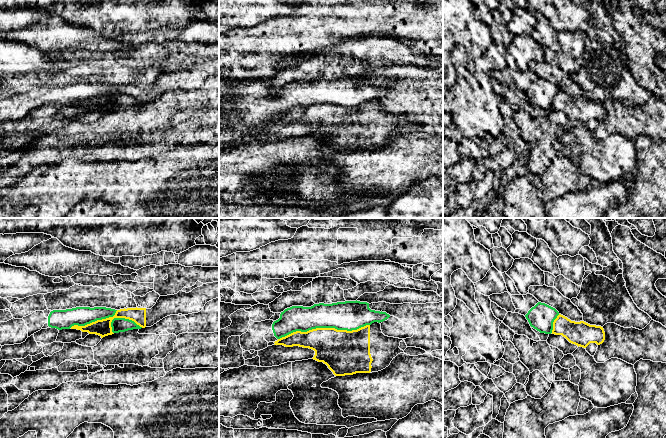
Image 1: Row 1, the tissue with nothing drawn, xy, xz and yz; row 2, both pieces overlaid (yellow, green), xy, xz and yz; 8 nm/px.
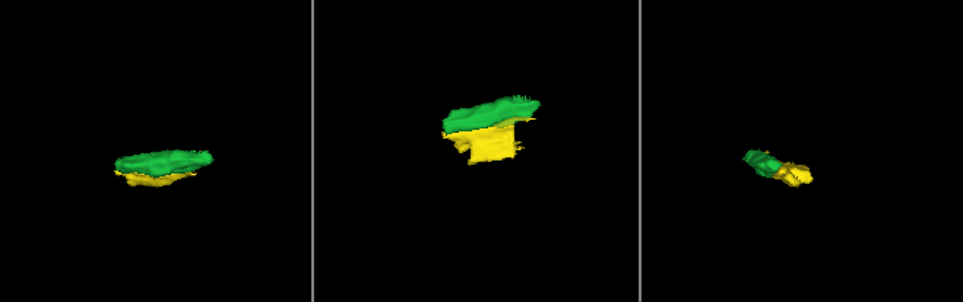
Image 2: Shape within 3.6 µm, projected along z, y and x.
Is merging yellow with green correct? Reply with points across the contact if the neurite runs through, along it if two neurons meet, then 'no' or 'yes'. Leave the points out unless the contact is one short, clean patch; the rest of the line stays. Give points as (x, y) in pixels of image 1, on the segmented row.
no

